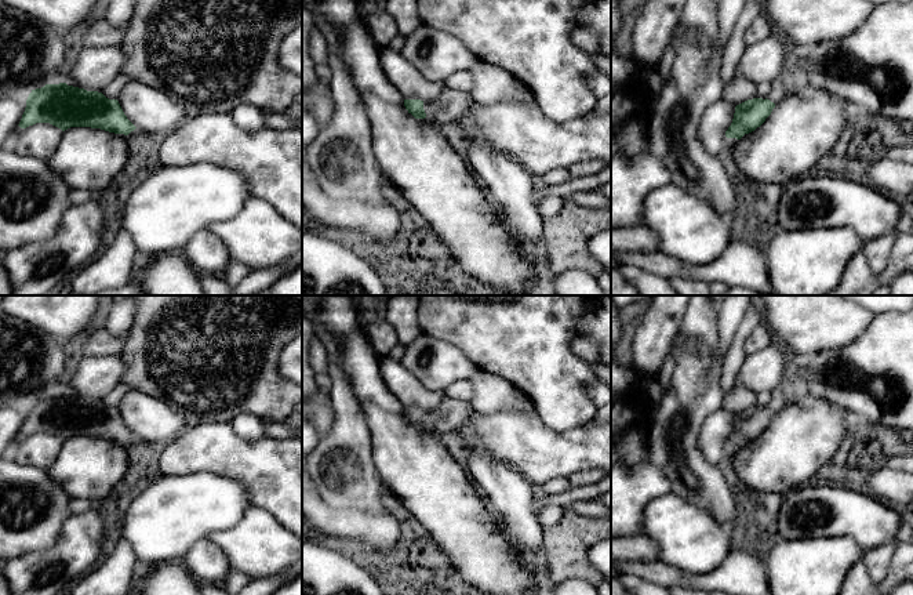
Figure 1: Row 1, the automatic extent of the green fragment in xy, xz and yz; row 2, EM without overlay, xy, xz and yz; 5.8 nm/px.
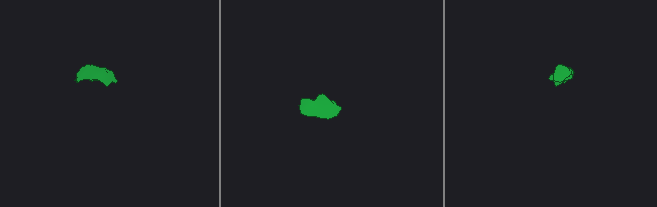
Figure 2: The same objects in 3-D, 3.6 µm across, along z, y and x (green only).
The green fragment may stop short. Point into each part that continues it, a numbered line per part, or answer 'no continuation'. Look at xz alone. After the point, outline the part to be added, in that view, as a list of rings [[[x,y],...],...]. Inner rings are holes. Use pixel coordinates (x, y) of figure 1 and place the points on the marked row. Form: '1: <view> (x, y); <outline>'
1: xz (451, 105); [[[444,87],[436,101],[423,101],[425,120],[437,126],[452,123],[470,115],[472,105],[470,94]]]

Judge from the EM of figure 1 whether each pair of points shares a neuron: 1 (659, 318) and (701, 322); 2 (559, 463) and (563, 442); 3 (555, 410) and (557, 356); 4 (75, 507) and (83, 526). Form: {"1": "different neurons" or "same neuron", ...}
{"1": "different neurons", "2": "same neuron", "3": "same neuron", "4": "different neurons"}

